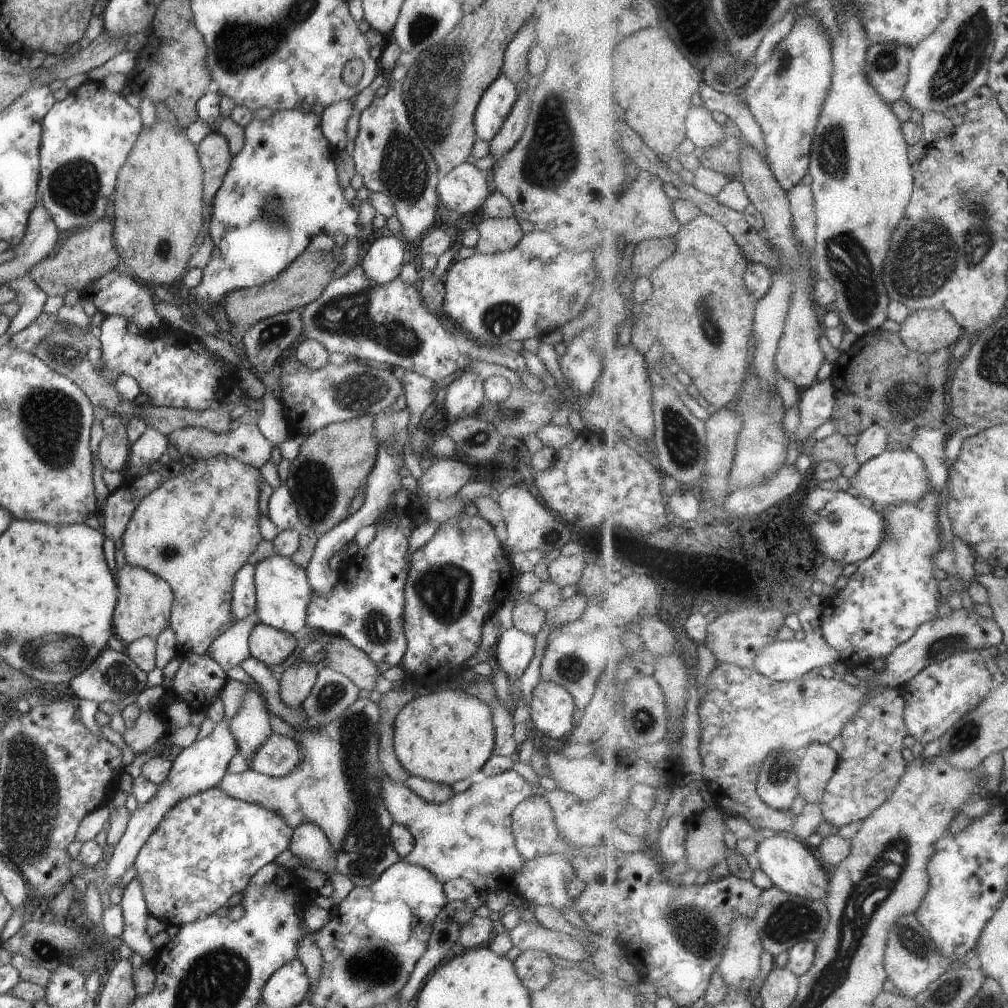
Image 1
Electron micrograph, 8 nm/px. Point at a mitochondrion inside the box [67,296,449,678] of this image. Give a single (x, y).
(316, 491)

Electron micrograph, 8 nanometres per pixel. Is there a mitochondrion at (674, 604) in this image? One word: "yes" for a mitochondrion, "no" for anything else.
no

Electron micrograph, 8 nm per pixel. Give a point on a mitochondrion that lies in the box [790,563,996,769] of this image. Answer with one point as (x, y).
(966, 734)

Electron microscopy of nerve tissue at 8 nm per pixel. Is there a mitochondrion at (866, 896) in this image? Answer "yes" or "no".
yes

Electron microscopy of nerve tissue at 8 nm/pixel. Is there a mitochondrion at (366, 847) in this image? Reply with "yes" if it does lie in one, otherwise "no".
yes

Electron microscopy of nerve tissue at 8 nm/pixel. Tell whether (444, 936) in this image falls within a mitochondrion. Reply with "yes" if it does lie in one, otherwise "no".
no

